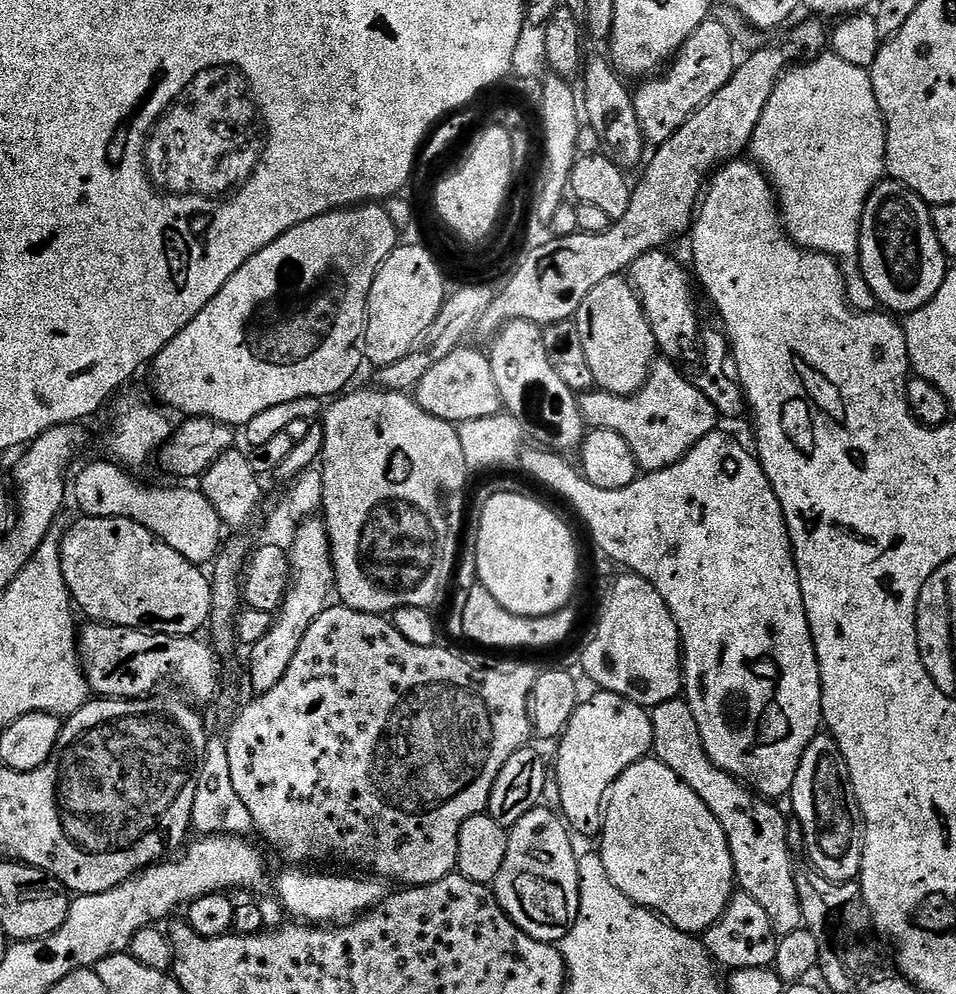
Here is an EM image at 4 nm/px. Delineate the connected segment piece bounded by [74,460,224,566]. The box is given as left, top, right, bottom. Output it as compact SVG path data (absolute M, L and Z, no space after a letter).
M112 460L94 462L82 469L74 482L74 498L80 508L79 513L88 517L130 518L146 526L192 564L204 566L211 563L222 546L220 536L224 523L203 492L196 488L142 486L130 475Z

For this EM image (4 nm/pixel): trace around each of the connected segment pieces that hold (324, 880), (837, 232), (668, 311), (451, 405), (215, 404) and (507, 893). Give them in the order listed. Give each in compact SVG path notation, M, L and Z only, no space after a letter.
M292 866L285 876L276 880L275 895L282 901L285 909L292 912L293 917L306 918L307 923L317 926L339 926L349 923L350 918L363 916L366 910L371 910L389 895L387 883L376 878L361 878L356 876L307 876L307 871Z
M830 50L809 60L812 60L809 64L797 63L795 66L789 67L774 86L774 94L770 94L770 102L766 102L766 110L762 110L762 118L758 118L758 126L752 135L750 156L755 163L763 168L765 176L772 181L776 199L780 206L780 214L784 221L784 230L789 238L800 248L807 248L810 252L822 252L839 262L842 265L842 271L848 286L848 301L852 303L852 307L856 311L870 312L877 307L877 302L875 296L872 295L870 286L860 273L860 227L862 226L862 214L866 210L866 202L870 198L870 194L886 176L884 159L886 158L888 132L884 129L884 116L880 113L878 98L874 94L869 69L850 66L850 62L842 62L842 58L838 58Z
M657 250L642 254L642 258L635 260L631 266L630 283L650 322L657 349L665 357L680 362L684 352L692 352L695 348L697 351L702 323L696 317L696 300L692 297L691 286L688 285L689 269L684 269L674 257L667 256L666 253L667 251Z
M461 346L447 355L442 362L435 363L422 375L415 386L414 399L426 414L434 414L434 418L442 418L446 423L459 426L462 422L470 422L474 418L490 418L502 412L498 382L494 382L492 361L476 348Z
M365 202L359 206L349 206L335 212L327 212L324 216L310 218L282 234L270 246L263 248L254 258L247 260L232 277L210 298L210 302L193 318L190 326L186 326L163 348L150 365L152 371L152 384L160 395L159 403L167 406L173 413L185 412L188 418L205 416L229 426L245 426L252 418L269 410L272 406L279 406L286 402L293 402L298 398L332 398L343 393L349 387L348 383L356 376L360 364L365 363L361 341L364 339L364 321L368 318L368 295L370 286L378 274L380 265L398 246L398 237L394 222L390 222L387 207L376 202Z
M543 806L532 808L508 832L508 849L506 862L498 870L494 881L496 900L506 915L520 927L530 938L547 944L556 944L564 939L565 934L574 926L578 918L580 905L580 879L578 878L578 851L572 845L573 833L562 819L559 811L552 811Z

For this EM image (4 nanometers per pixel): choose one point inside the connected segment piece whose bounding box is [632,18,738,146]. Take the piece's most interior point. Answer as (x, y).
(707, 60)

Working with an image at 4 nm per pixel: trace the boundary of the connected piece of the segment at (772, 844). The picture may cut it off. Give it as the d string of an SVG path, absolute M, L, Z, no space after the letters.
M677 698L670 702L662 702L657 708L651 709L650 715L654 730L652 752L655 759L670 766L670 770L674 770L674 774L678 774L678 778L682 778L682 782L686 782L686 786L690 786L690 790L694 790L694 794L698 794L698 798L706 802L714 818L718 818L732 851L737 885L754 897L763 908L767 908L769 916L773 918L779 918L784 908L799 909L798 890L794 886L794 861L792 851L788 848L789 817L780 813L771 799L757 794L749 785L714 766L714 762L706 754L702 734L698 734L698 722L694 722L694 710L690 710L687 699Z

